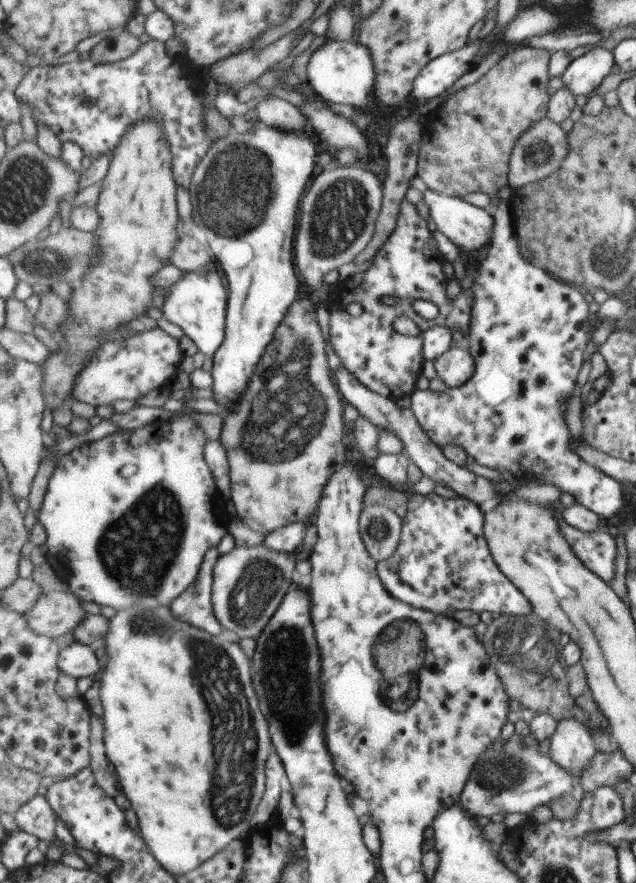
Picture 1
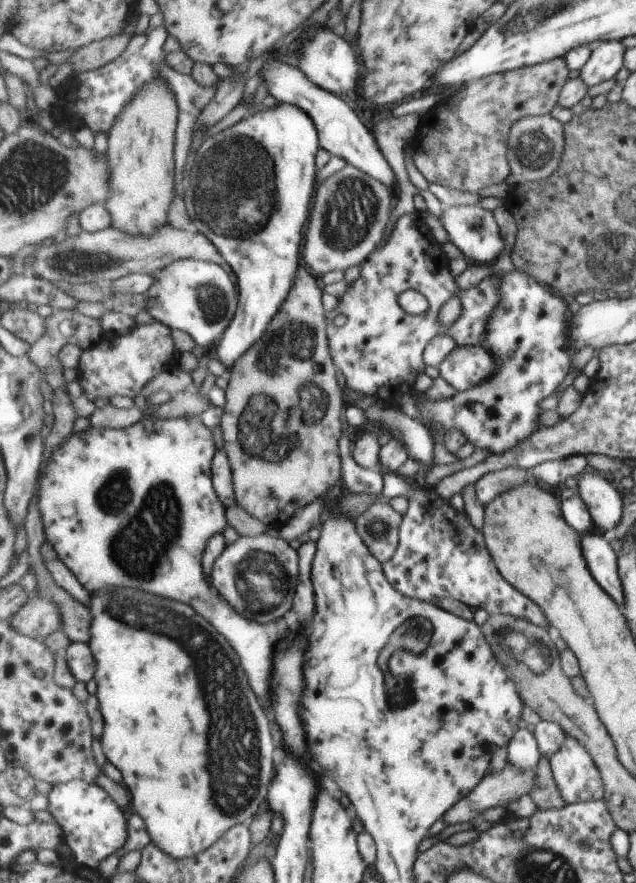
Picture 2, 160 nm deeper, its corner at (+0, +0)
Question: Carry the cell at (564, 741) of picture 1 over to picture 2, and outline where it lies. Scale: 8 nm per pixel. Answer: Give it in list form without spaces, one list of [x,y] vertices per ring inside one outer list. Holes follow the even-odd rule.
[[[566,735],[560,750],[548,761],[552,779],[565,805],[603,798],[600,771],[580,742]]]

